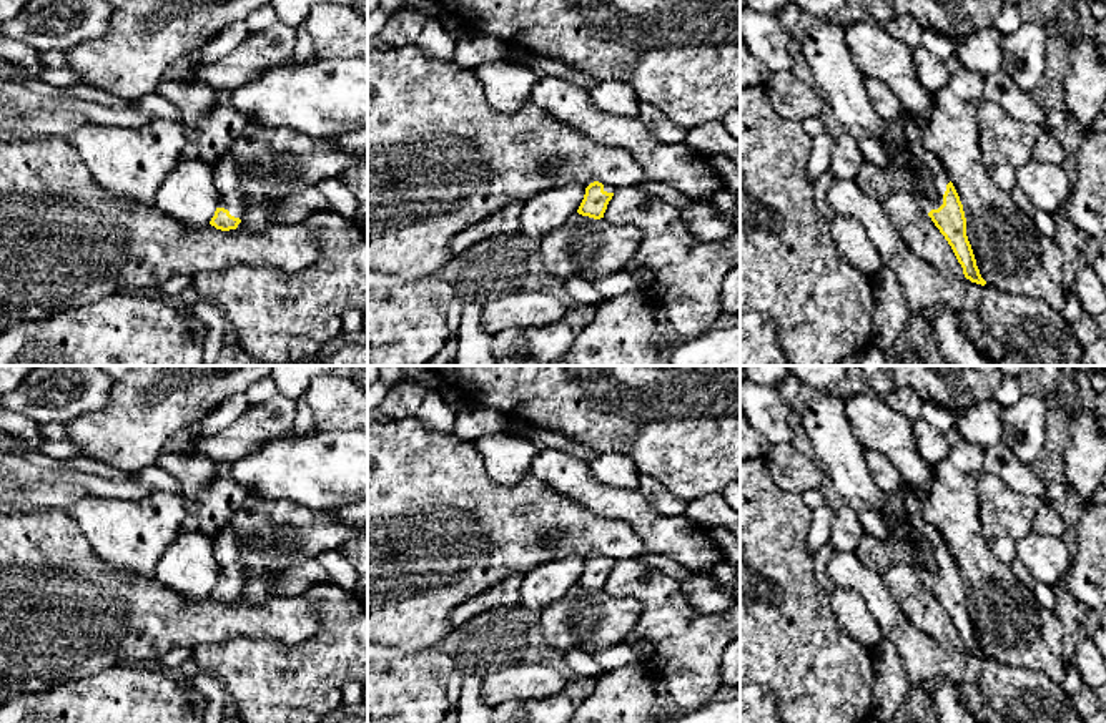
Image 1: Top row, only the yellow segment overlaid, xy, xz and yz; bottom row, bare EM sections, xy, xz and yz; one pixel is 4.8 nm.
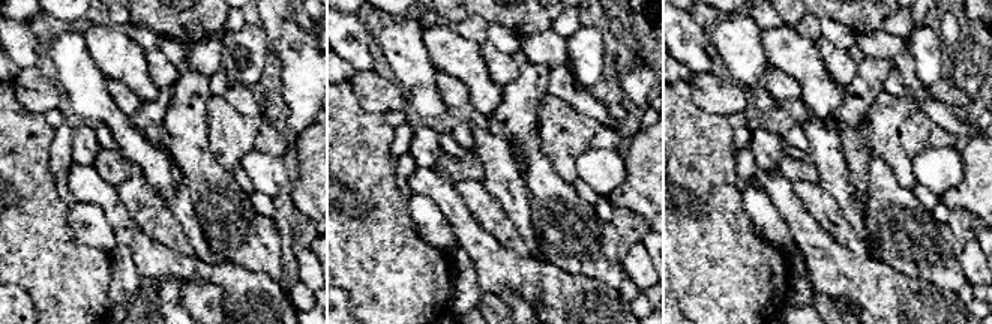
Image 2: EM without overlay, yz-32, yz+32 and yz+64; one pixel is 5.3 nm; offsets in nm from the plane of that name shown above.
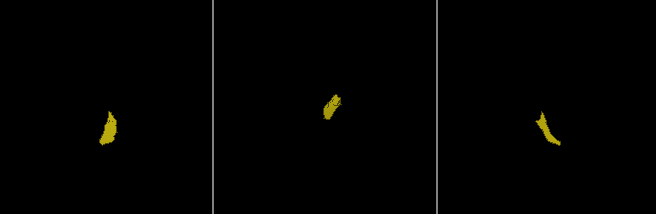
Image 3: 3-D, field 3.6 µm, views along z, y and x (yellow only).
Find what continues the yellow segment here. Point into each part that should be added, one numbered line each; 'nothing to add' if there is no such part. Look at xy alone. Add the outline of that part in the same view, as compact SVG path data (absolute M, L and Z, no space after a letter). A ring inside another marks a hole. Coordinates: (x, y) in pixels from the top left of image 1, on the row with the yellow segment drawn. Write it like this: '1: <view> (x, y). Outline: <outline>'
1: xy (227, 175). Outline: M230 151L215 165L215 181L218 193L218 208L225 208L231 216L239 218L246 211L246 203L241 193L239 168Z

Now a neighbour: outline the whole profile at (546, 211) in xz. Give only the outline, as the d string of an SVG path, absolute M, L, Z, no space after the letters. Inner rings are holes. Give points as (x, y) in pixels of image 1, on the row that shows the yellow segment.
M567 183L532 196L521 213L521 233L539 241L577 213L584 194L584 184Z

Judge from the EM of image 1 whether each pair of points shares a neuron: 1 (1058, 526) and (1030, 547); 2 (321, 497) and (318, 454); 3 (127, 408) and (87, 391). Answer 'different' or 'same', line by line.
1: different
2: same
3: different

